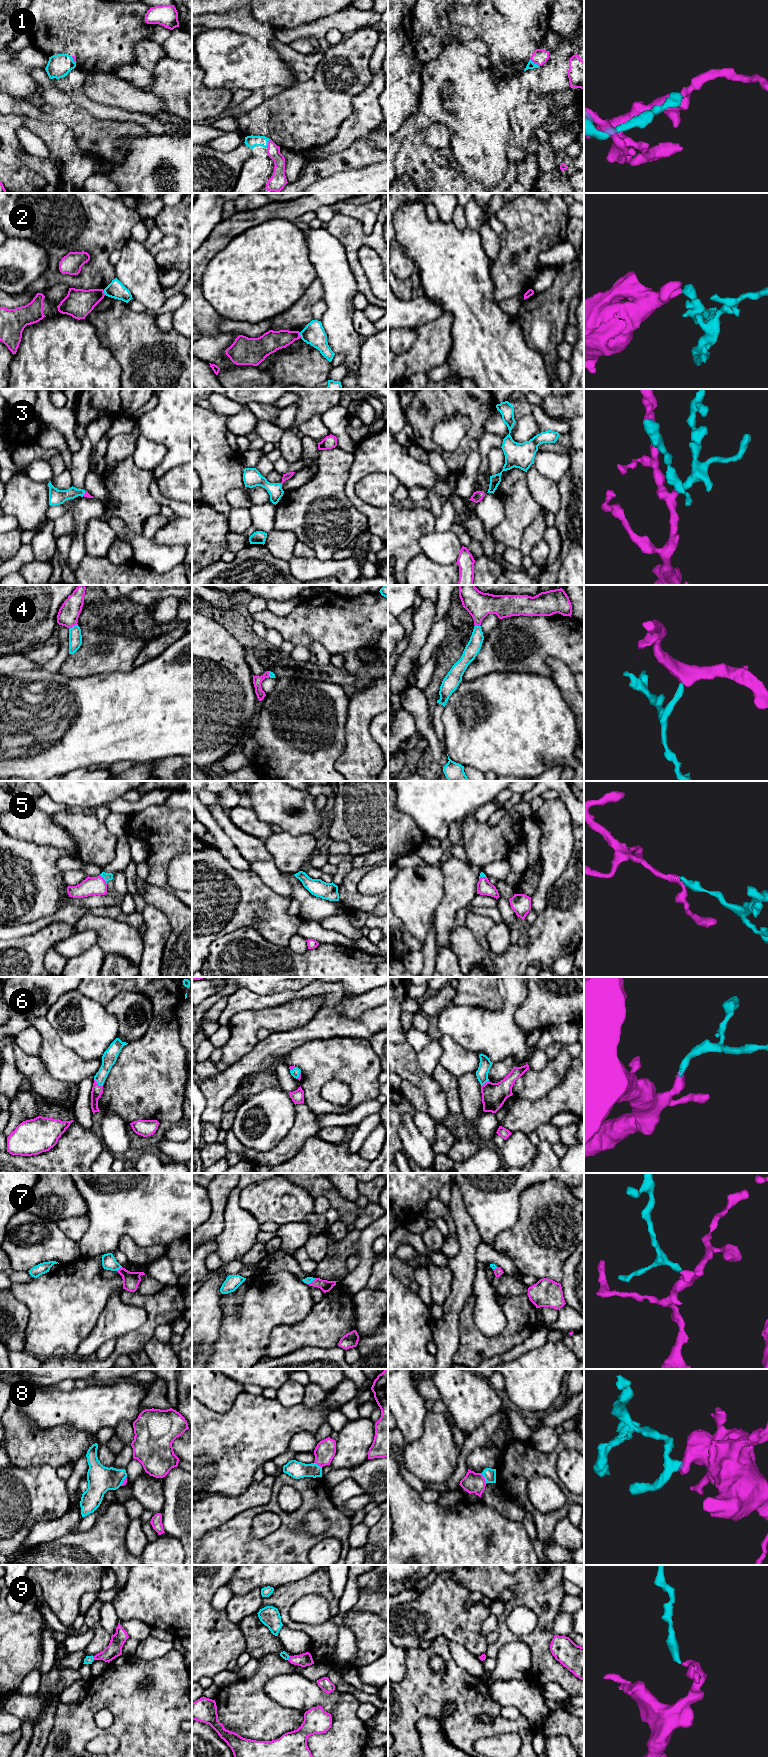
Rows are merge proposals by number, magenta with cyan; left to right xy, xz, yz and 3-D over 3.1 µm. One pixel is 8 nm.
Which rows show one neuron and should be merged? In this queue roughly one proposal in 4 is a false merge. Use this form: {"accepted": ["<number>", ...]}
{"accepted": ["1", "3", "4", "5", "6", "7", "9"]}

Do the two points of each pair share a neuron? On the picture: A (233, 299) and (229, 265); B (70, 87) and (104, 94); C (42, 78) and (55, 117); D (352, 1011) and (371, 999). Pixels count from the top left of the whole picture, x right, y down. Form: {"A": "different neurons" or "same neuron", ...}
{"A": "same neuron", "B": "different neurons", "C": "different neurons", "D": "same neuron"}

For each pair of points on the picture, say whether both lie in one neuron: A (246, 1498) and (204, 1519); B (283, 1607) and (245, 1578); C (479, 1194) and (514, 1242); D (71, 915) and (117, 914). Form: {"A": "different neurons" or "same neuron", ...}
{"A": "same neuron", "B": "different neurons", "C": "different neurons", "D": "same neuron"}

